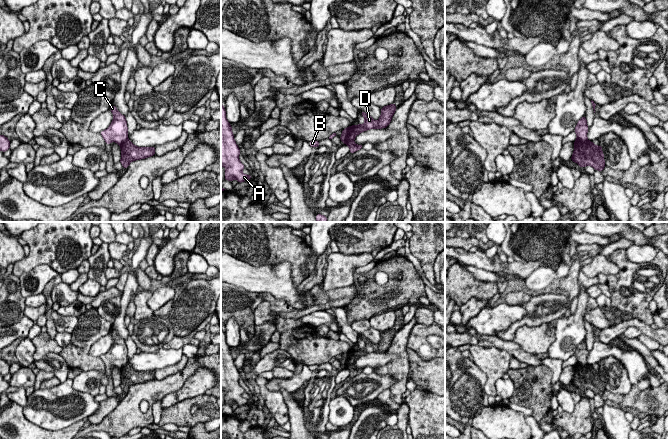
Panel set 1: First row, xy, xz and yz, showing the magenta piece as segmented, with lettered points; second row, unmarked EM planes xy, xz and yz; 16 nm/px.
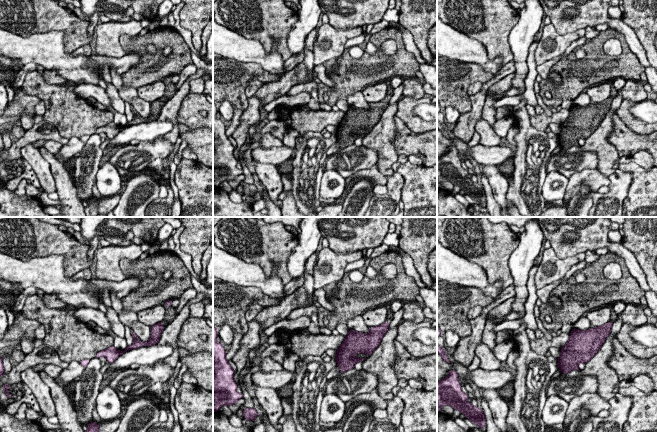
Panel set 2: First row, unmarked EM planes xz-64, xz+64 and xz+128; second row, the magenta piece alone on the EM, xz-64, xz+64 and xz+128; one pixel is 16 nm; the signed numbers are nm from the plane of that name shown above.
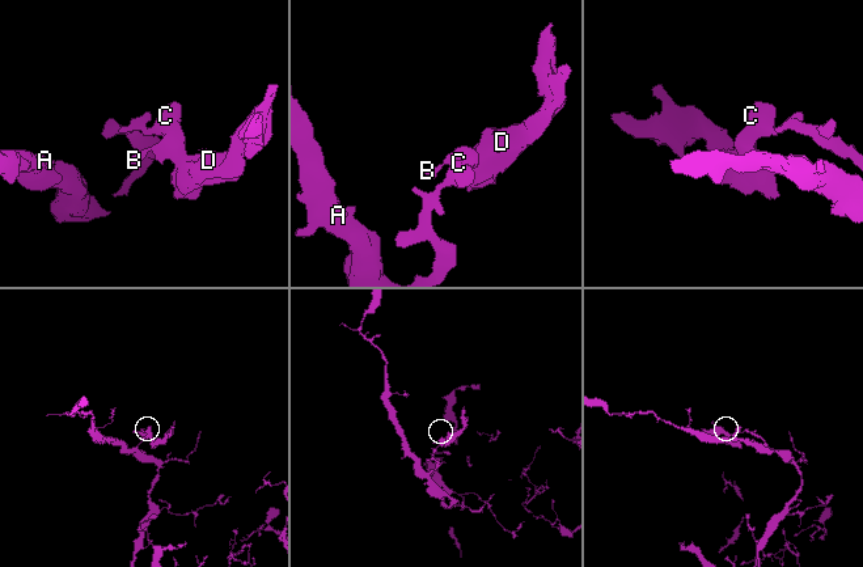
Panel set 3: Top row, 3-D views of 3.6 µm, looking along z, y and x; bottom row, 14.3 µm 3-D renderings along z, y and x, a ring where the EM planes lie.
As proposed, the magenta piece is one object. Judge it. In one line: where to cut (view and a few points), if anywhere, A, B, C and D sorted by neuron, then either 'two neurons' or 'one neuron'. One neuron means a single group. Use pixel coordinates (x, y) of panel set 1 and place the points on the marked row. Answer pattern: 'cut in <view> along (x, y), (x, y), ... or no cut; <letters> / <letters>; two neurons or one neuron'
cut in xz along (348, 128), (348, 136), (345, 143); A B C / D; two neurons

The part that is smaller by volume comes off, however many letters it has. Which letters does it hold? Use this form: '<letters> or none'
D

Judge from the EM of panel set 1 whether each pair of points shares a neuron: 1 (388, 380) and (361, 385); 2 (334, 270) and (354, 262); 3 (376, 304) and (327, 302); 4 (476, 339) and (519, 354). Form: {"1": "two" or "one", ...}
{"1": "one", "2": "one", "3": "two", "4": "one"}

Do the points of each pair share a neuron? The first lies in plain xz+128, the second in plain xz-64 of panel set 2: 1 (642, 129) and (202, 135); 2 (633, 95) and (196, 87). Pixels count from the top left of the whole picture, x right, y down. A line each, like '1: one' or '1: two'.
1: two
2: one

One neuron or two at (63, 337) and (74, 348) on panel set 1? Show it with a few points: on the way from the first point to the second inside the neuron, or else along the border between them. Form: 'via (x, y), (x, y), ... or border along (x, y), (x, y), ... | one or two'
via (66, 340), (71, 345) | one

